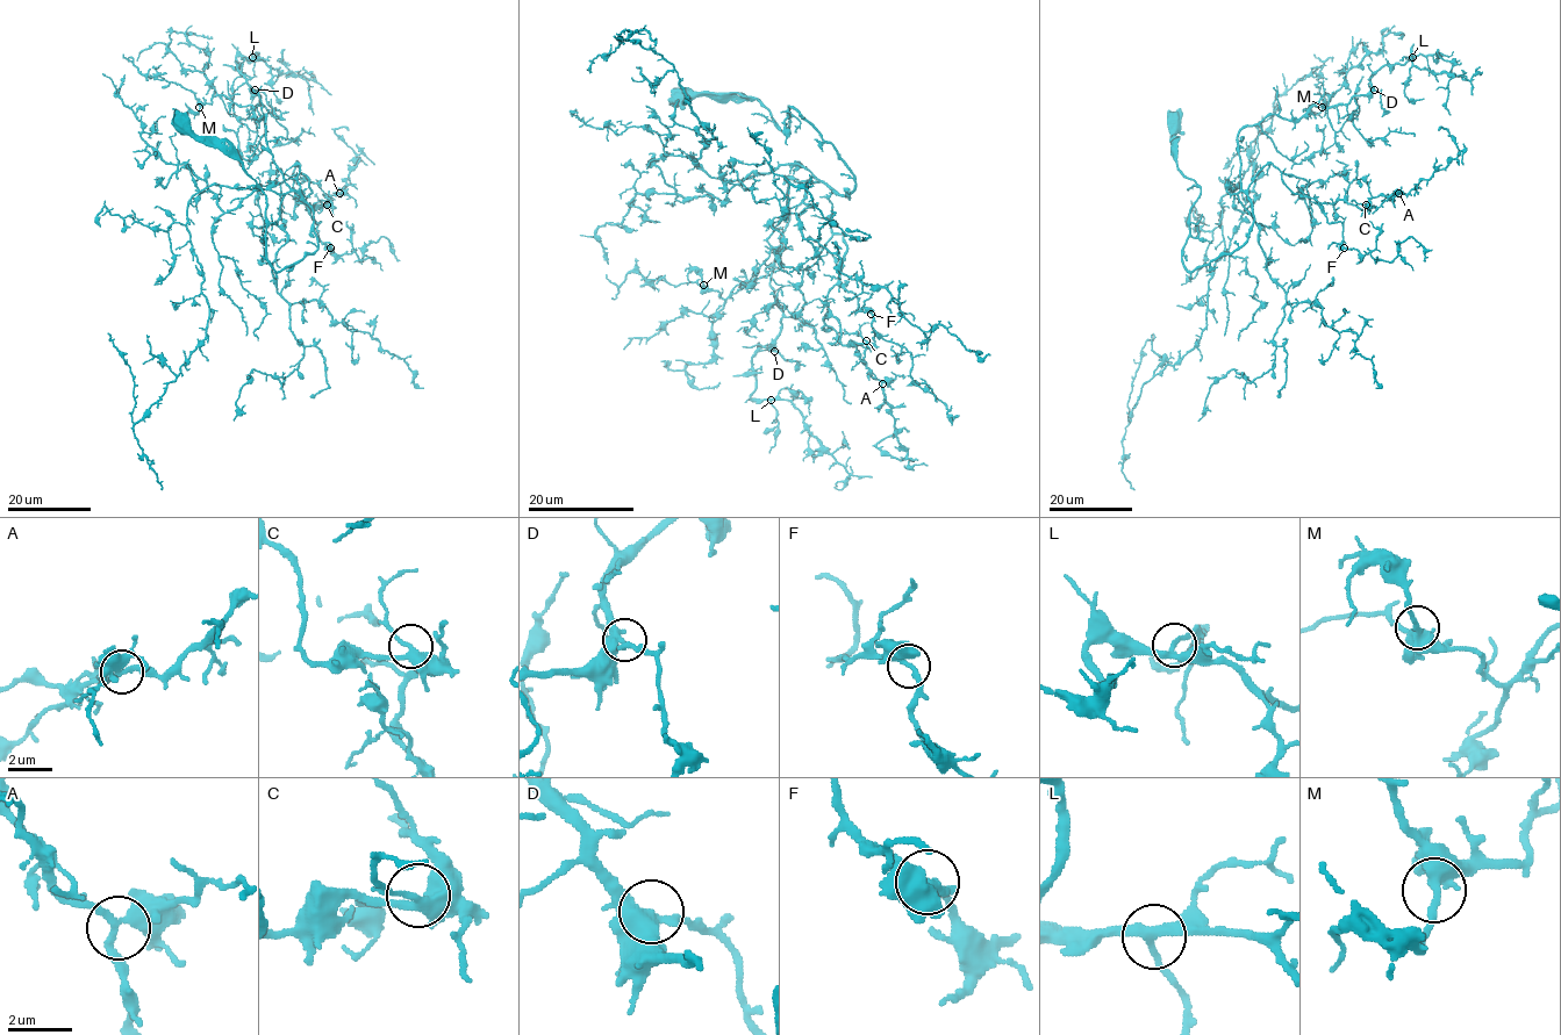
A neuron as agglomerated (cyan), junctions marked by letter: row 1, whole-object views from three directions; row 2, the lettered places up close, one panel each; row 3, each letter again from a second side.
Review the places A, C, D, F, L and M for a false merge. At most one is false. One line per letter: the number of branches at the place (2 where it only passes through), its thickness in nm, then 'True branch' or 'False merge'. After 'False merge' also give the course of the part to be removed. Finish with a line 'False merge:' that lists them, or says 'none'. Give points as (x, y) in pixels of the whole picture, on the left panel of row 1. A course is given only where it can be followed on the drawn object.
A: Branches: 3. Thickness 240 nm. True branch
C: Branches: 3. Thickness 260 nm. True branch
D: Branches: 3. Thickness 360 nm. True branch
F: Branches: 3. Thickness 300 nm. True branch
L: Branches: 3. Thickness 260 nm. True branch
M: Branches: 3. Thickness 280 nm. True branch
False merge: none

